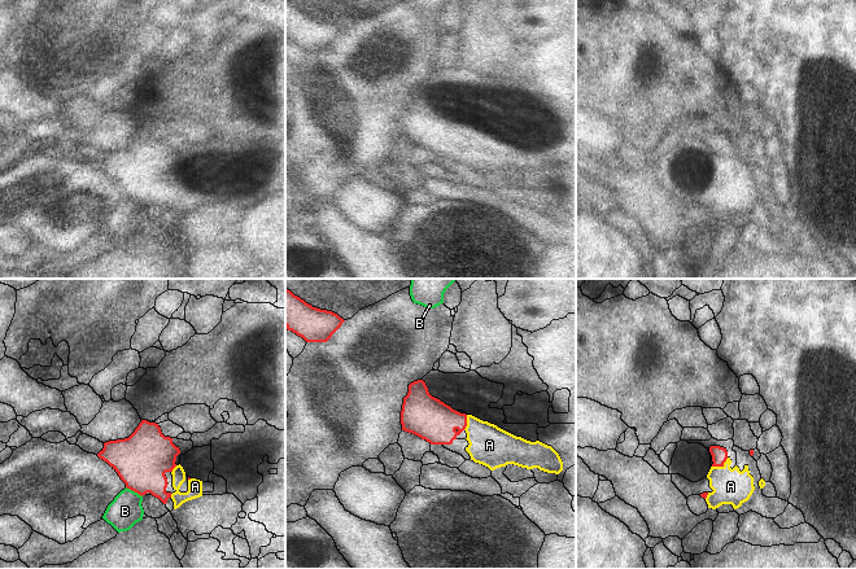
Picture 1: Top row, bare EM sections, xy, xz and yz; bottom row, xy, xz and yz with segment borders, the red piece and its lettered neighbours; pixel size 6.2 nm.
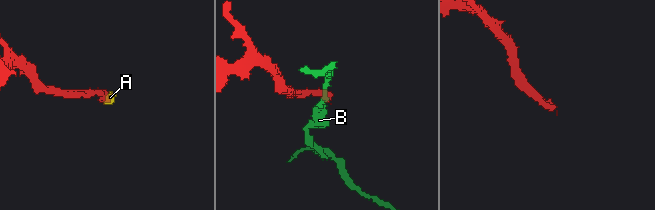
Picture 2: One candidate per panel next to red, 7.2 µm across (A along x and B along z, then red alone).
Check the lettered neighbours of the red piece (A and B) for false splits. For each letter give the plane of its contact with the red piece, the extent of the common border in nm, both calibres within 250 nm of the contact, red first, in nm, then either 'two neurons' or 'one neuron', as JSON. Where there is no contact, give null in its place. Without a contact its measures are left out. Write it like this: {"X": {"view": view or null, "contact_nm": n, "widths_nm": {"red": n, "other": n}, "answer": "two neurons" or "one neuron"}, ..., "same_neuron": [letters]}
{"A": {"view": "yz", "contact_nm": 120, "widths_nm": {"red": 100, "other": 220}, "answer": "one neuron"}, "B": {"view": "xy", "contact_nm": 120, "widths_nm": {"red": 320, "other": 200}, "answer": "two neurons"}, "same_neuron": ["A"]}

